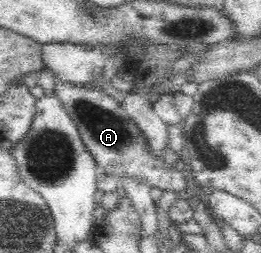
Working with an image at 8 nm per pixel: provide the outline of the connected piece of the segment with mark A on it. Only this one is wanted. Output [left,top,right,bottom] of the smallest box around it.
[54,80,190,196]

